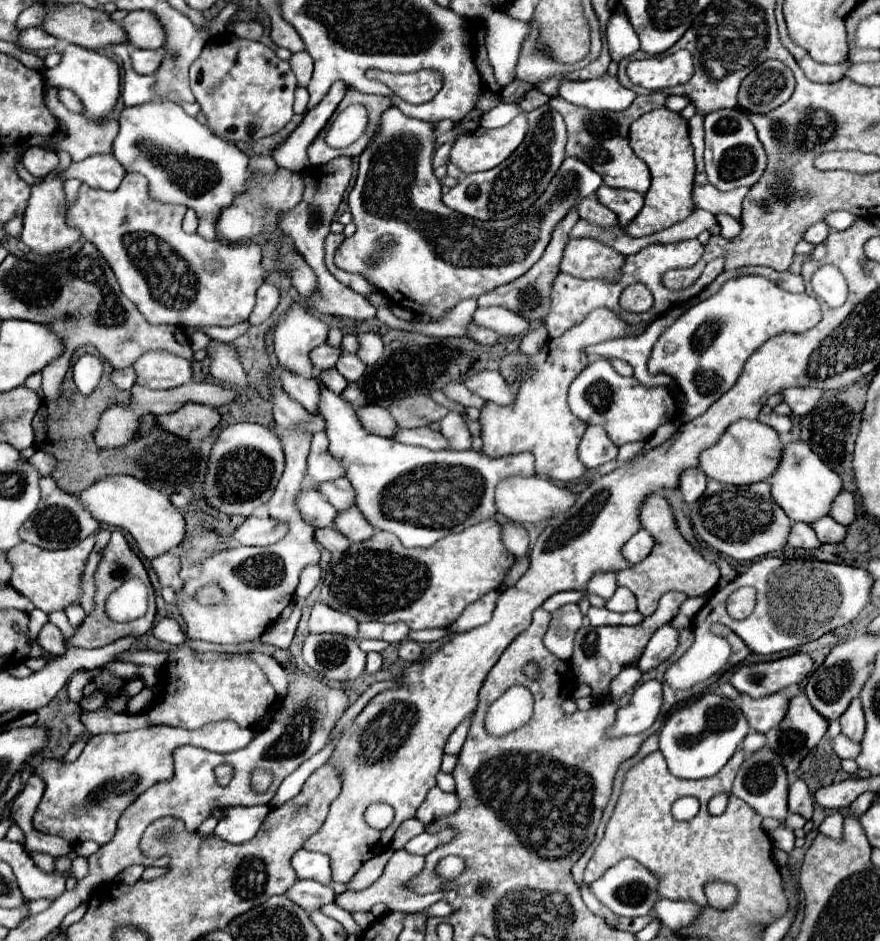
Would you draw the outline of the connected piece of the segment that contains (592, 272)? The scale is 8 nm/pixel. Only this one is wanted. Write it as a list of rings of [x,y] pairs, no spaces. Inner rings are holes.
[[[589,237],[571,239],[565,247],[561,271],[579,279],[609,279],[615,281],[625,257],[613,257],[613,249]]]

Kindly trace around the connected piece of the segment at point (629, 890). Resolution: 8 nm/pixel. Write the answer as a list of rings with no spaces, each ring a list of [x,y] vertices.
[[[623,859],[617,865],[613,865],[601,879],[591,883],[591,891],[615,915],[619,915],[619,917],[639,917],[639,915],[651,913],[653,905],[661,899],[659,893],[657,893],[657,885],[659,885],[659,877],[653,875],[649,869],[645,869],[639,861]]]

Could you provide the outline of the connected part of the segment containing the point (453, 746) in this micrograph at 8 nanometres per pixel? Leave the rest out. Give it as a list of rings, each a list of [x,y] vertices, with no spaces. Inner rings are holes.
[[[473,713],[451,733],[451,737],[449,737],[449,741],[447,741],[447,745],[445,745],[445,753],[453,753],[453,755],[457,755],[459,753],[459,749],[461,749],[461,745],[463,745],[463,741],[465,741],[465,737],[467,737],[467,731],[469,731],[469,725],[471,725],[471,719],[473,719]]]

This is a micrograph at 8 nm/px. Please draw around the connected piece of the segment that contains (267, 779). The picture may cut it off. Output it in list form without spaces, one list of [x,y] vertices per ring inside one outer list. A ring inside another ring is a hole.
[[[255,769],[255,771],[253,771],[253,789],[255,789],[257,793],[267,791],[271,783],[273,783],[273,775],[271,775],[271,773],[267,773],[267,771],[263,771],[263,769]]]

